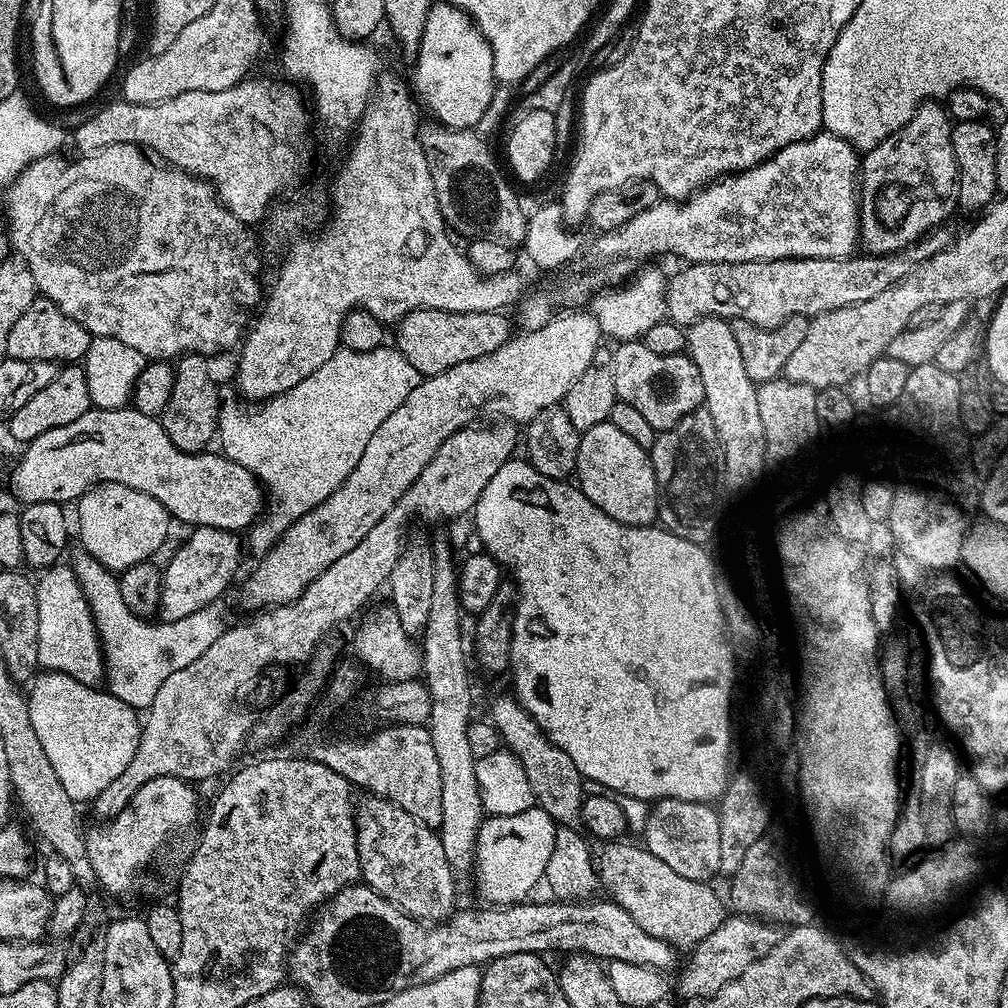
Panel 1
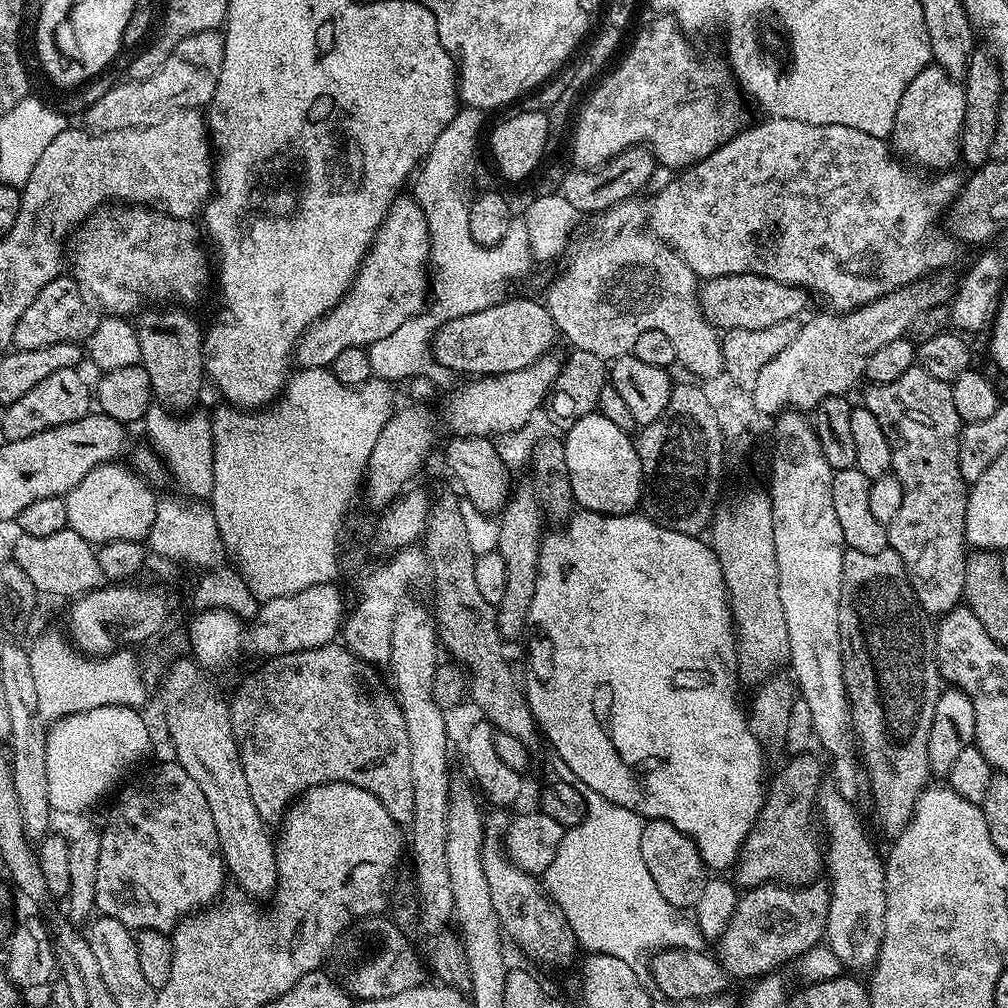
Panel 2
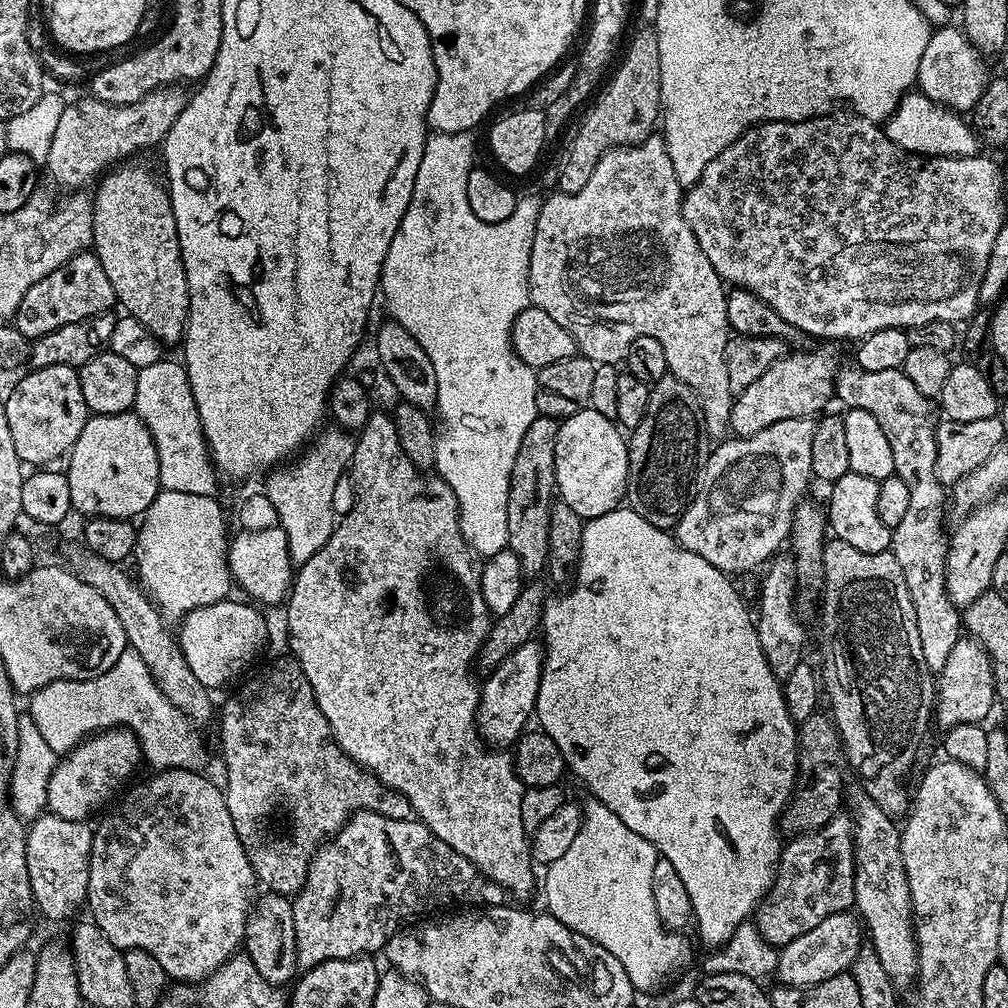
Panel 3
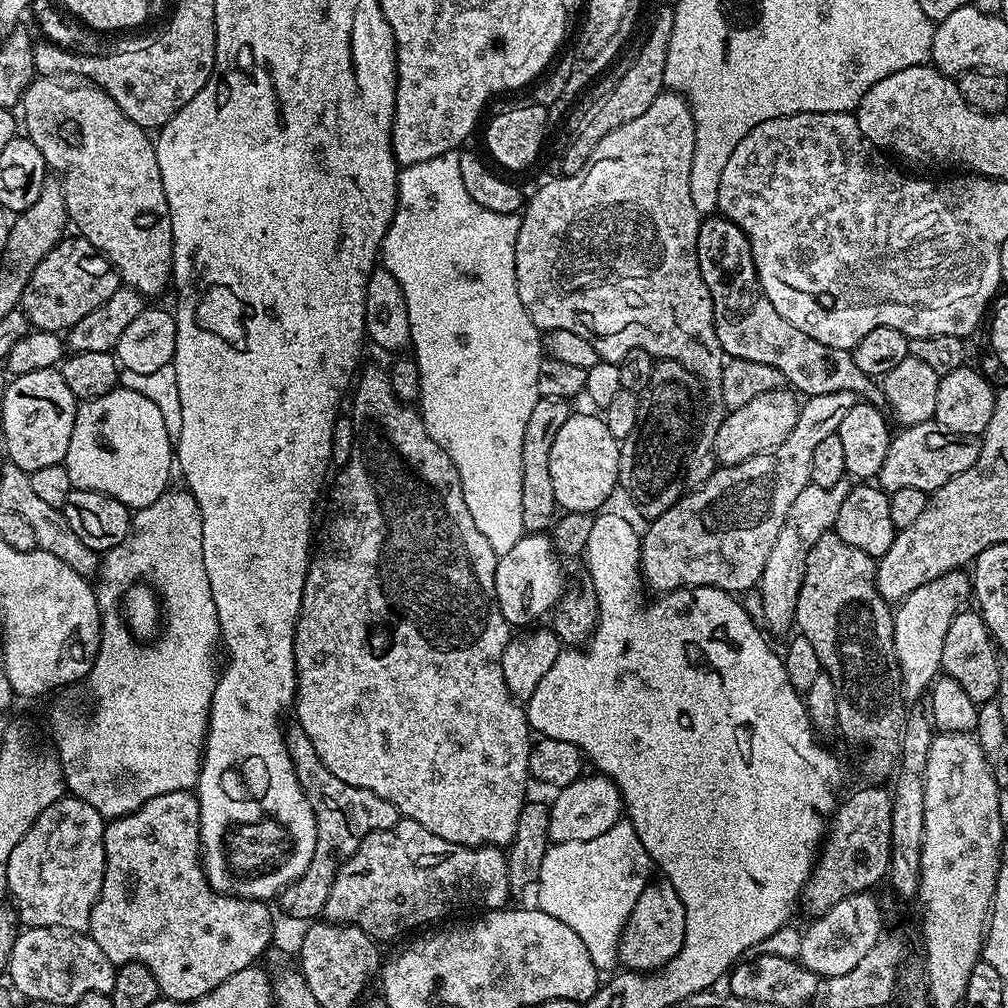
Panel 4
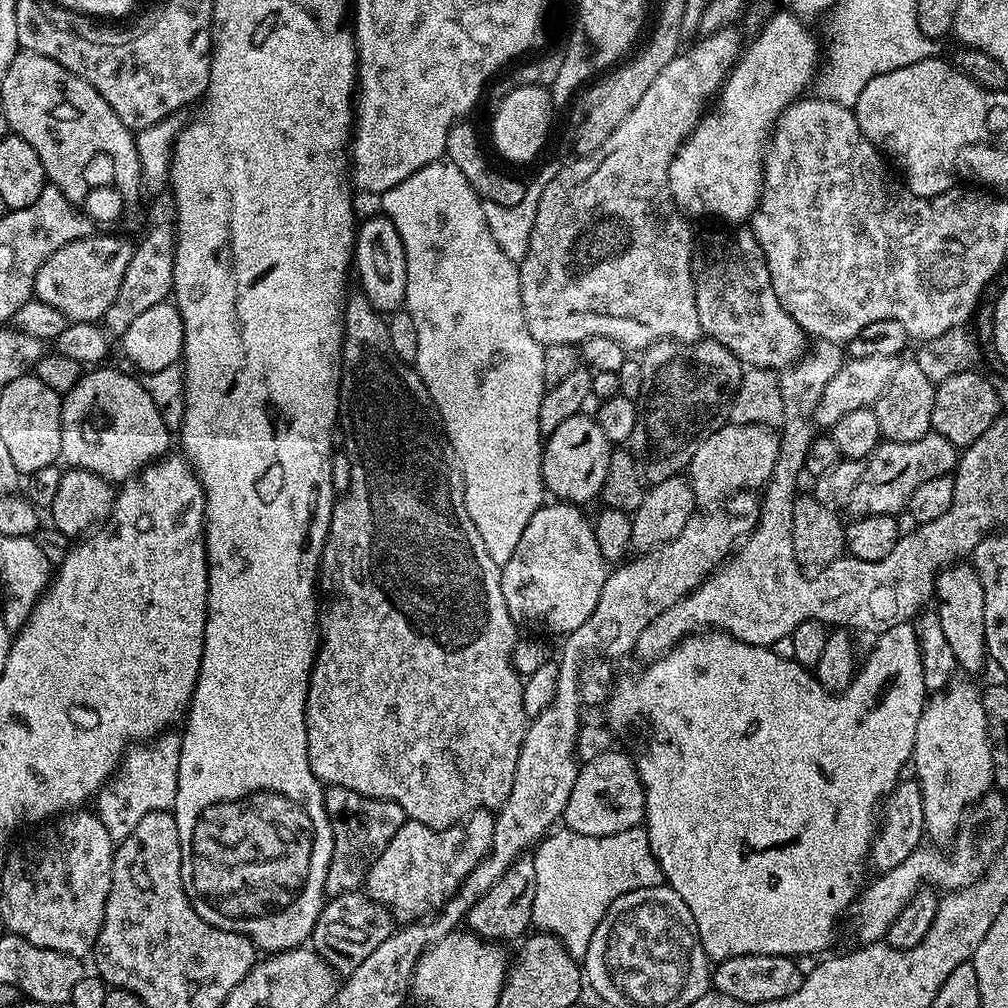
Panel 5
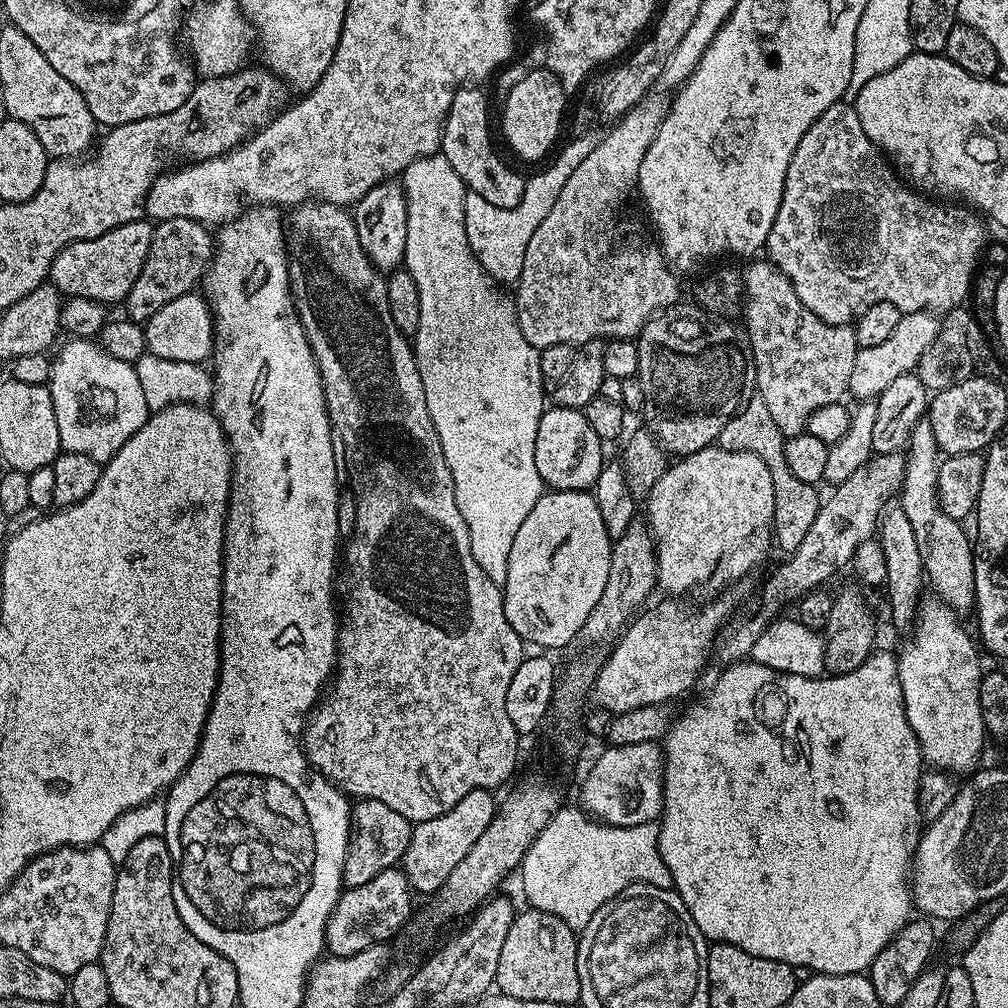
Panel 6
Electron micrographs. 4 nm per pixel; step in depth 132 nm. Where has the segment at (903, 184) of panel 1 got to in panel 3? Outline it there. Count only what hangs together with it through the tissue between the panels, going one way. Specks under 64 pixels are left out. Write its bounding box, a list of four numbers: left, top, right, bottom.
[915,27,986,114]

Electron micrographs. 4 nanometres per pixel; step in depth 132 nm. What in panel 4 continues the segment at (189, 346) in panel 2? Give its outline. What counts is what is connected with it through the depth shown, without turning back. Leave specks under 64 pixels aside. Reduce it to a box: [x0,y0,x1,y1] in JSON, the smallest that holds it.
[23,79,172,296]

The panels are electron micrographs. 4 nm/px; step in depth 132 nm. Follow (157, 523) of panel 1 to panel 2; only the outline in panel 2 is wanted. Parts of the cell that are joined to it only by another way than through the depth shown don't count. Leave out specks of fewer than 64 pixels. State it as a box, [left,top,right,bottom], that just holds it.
[66,462,158,546]

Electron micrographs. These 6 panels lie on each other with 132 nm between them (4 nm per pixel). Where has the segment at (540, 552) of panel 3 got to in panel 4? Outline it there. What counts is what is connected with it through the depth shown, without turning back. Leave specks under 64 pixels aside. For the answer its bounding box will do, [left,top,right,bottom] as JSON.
[522,396,574,534]

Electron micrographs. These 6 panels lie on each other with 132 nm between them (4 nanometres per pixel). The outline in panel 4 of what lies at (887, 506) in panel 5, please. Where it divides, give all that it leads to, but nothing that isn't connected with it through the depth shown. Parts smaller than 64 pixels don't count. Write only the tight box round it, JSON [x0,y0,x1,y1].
[878,419,981,494]

